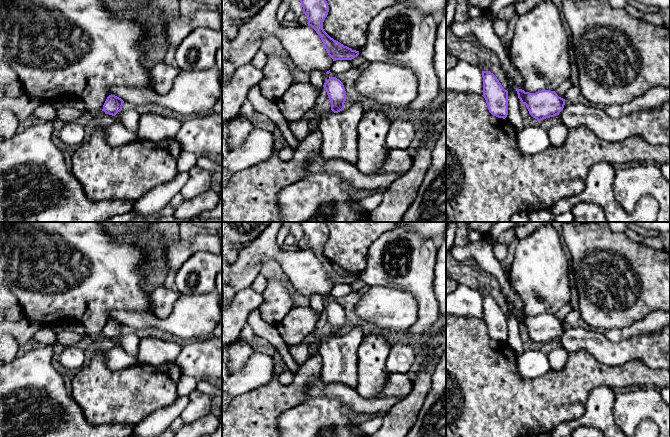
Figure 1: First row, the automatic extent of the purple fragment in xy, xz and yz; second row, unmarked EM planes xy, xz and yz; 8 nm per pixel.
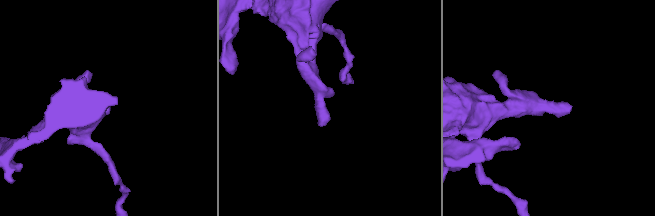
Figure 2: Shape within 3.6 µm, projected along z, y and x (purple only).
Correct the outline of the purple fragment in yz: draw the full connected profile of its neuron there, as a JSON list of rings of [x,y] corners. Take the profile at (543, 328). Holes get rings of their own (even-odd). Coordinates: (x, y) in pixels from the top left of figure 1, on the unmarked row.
[[[517,312],[516,315],[521,328],[525,328],[529,338],[538,345],[558,339],[559,346],[562,346],[567,352],[586,350],[605,365],[621,366],[630,361],[639,360],[652,369],[670,371],[670,325],[656,332],[634,335],[619,342],[612,342],[602,330],[581,328],[578,325],[567,326],[559,321],[555,315],[541,314],[529,317]]]

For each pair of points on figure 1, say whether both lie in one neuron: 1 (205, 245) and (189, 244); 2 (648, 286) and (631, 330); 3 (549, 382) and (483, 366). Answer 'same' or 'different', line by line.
1: same
2: different
3: same

